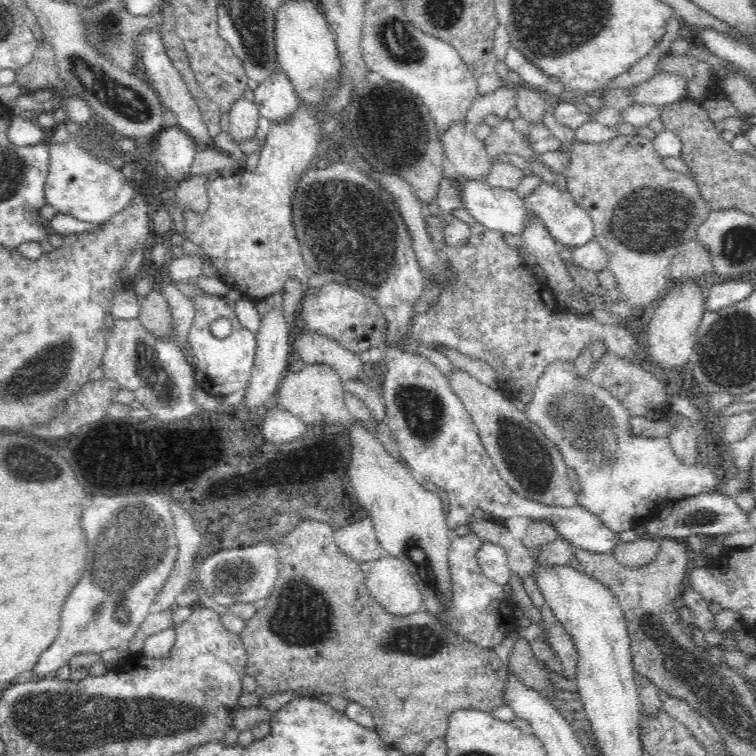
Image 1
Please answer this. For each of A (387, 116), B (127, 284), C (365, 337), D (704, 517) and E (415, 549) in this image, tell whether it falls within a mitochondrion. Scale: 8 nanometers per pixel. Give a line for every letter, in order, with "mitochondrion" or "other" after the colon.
A: mitochondrion
B: other
C: other
D: mitochondrion
E: mitochondrion

